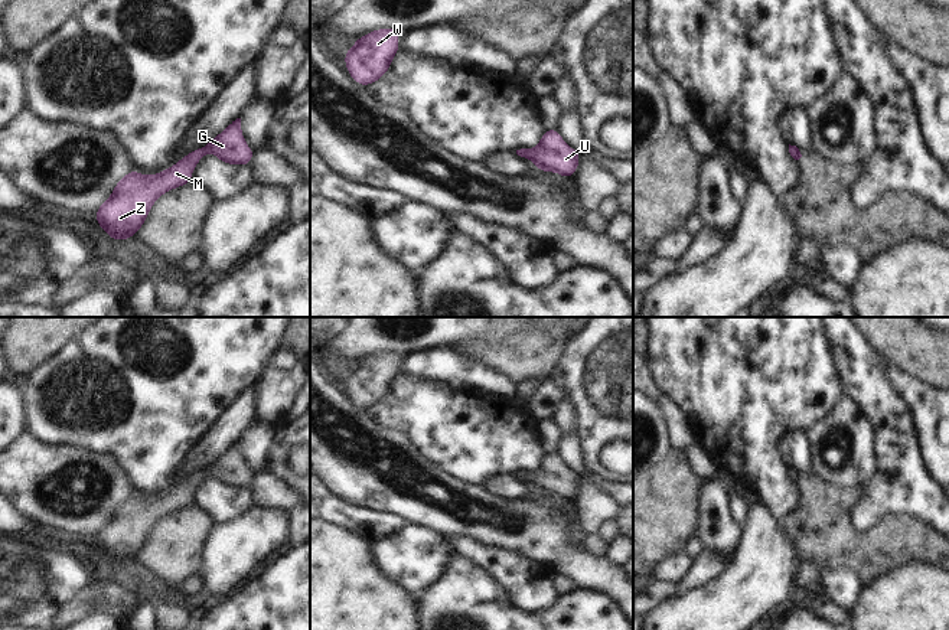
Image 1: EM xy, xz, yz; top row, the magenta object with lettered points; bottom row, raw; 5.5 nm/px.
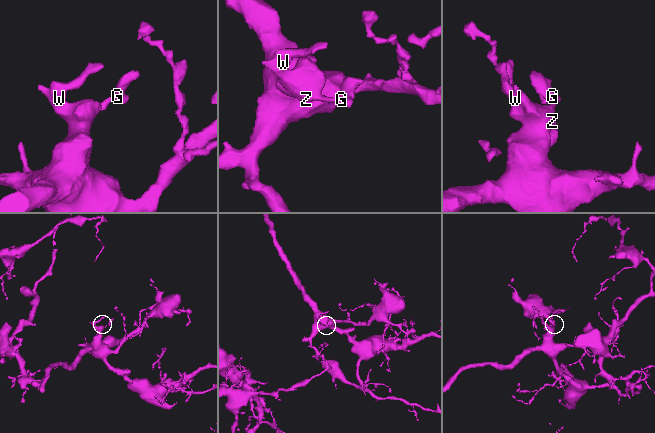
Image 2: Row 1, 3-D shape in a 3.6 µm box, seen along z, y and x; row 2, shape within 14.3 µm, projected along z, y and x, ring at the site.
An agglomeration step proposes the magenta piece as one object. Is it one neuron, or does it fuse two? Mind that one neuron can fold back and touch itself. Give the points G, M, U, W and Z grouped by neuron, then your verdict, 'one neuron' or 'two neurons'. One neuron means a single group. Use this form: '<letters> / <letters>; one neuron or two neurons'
G M U W Z; one neuron

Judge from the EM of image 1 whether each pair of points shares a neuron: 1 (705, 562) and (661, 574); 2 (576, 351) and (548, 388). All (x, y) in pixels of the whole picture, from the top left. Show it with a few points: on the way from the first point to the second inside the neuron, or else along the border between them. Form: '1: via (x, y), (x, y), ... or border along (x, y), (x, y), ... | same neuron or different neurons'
1: border along (694, 560), (680, 581), (659, 583) | different neurons
2: border along (555, 384), (564, 395) | different neurons

